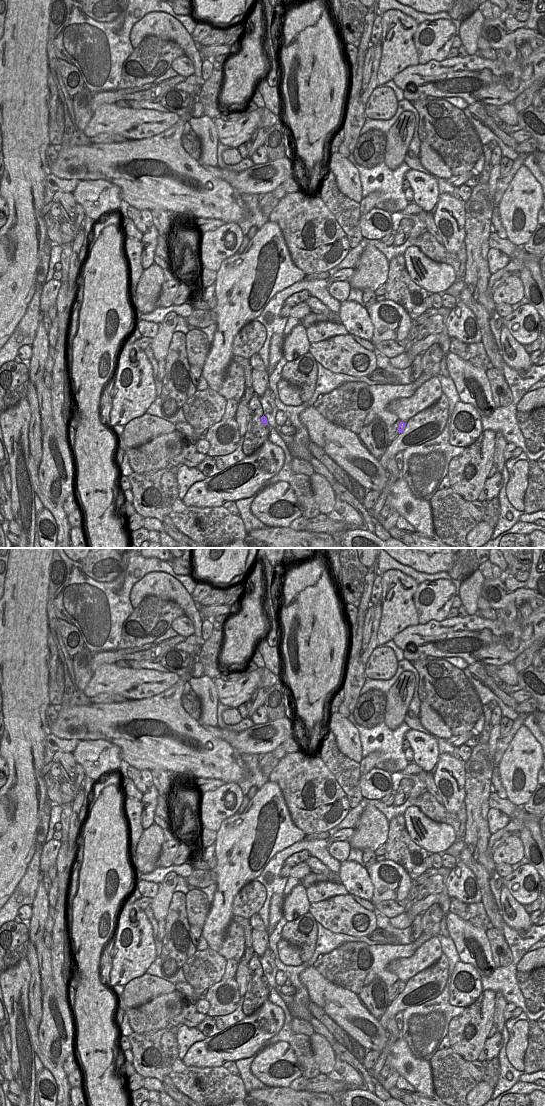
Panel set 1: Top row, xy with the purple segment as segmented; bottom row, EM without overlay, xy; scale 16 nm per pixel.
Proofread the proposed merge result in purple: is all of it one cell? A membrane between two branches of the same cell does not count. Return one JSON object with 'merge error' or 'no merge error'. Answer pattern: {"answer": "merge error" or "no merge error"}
{"answer": "no merge error"}

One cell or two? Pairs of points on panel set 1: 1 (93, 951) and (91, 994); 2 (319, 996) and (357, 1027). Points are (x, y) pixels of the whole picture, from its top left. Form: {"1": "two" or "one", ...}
{"1": "one", "2": "one"}

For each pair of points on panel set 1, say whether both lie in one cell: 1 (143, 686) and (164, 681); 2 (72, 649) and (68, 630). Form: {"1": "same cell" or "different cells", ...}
{"1": "same cell", "2": "same cell"}

